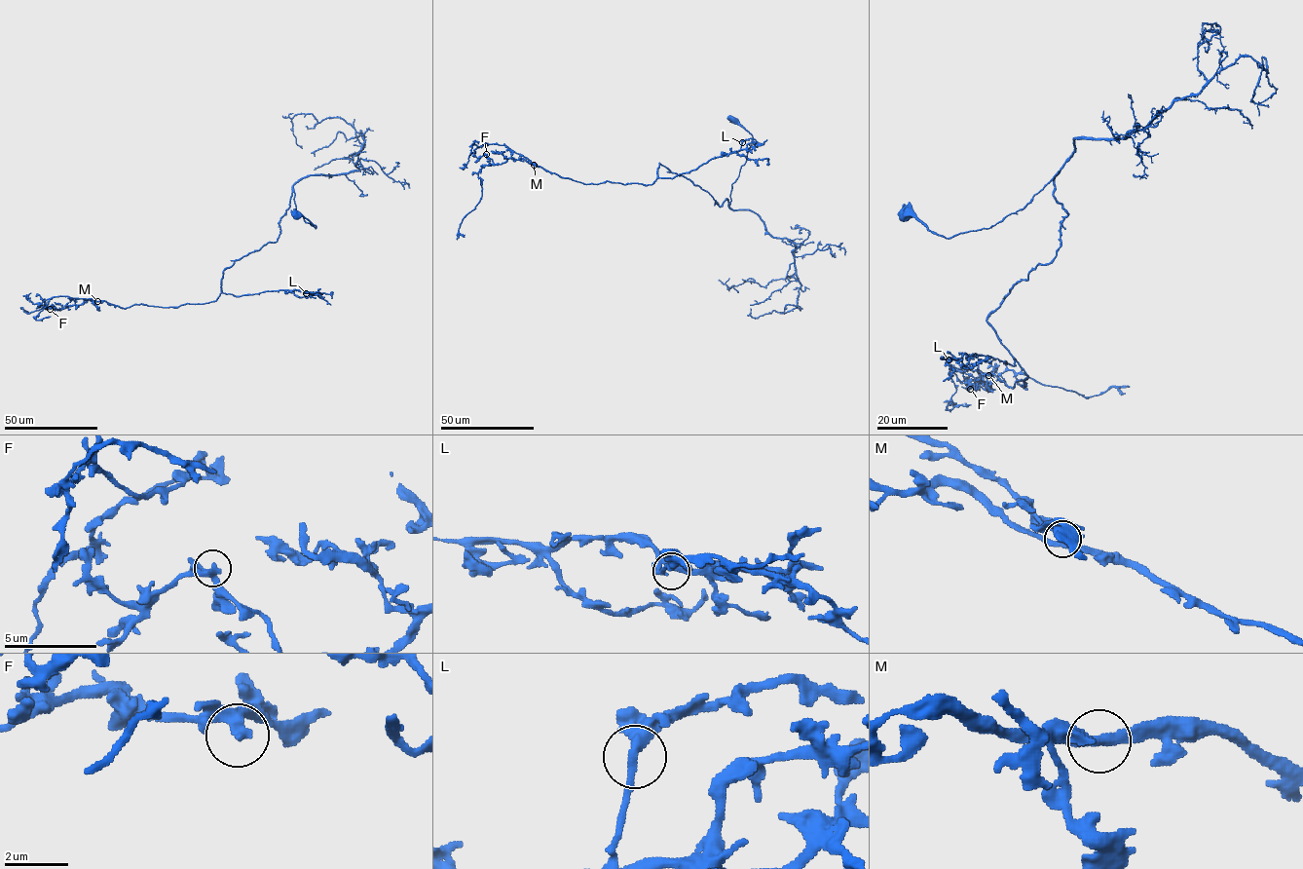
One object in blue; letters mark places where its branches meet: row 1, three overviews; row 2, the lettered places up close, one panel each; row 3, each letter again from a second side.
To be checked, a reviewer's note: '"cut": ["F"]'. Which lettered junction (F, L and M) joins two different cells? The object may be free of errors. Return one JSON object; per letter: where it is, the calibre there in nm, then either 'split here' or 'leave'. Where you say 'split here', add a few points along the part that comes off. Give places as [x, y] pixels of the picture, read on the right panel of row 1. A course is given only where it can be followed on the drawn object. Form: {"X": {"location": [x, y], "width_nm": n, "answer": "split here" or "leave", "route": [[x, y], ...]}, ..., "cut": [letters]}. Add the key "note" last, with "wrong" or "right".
{"F": {"location": [970, 389], "width_nm": 300, "answer": "leave"}, "L": {"location": [949, 359], "width_nm": 320, "answer": "leave"}, "M": {"location": [988, 375], "width_nm": 300, "answer": "leave"}, "cut": [], "note": "wrong"}

